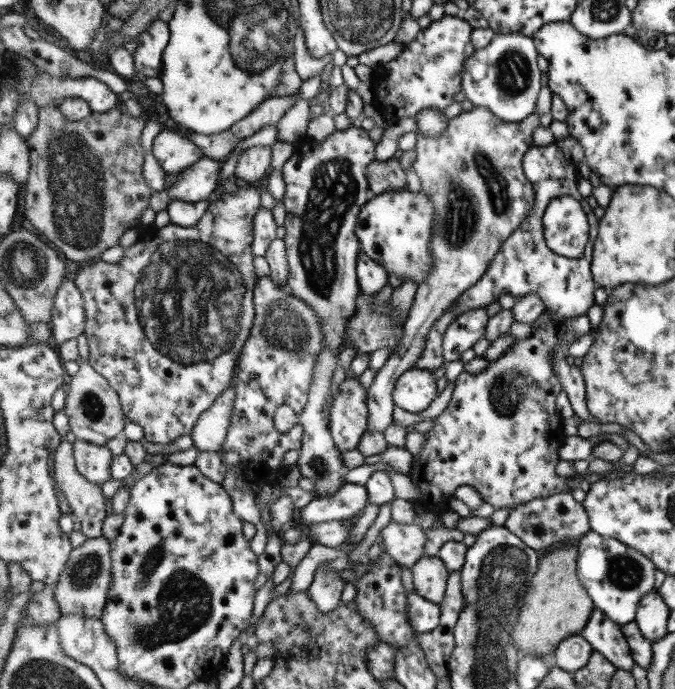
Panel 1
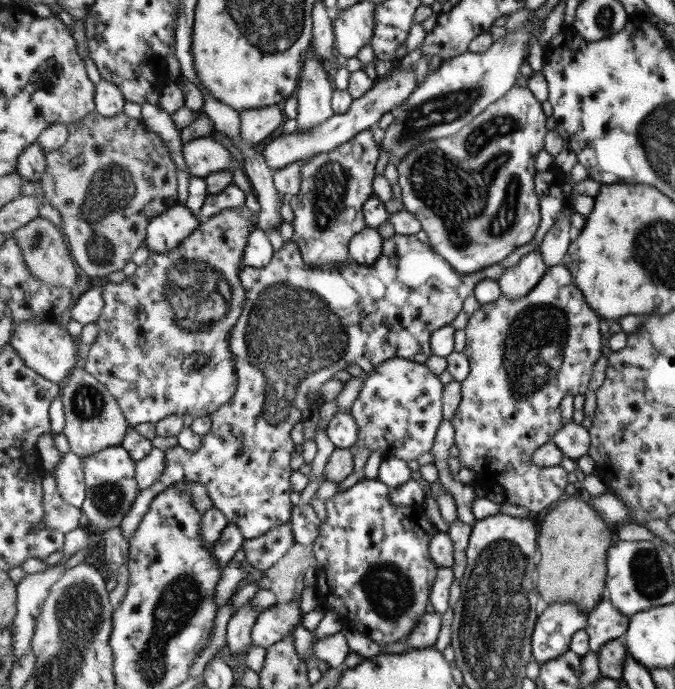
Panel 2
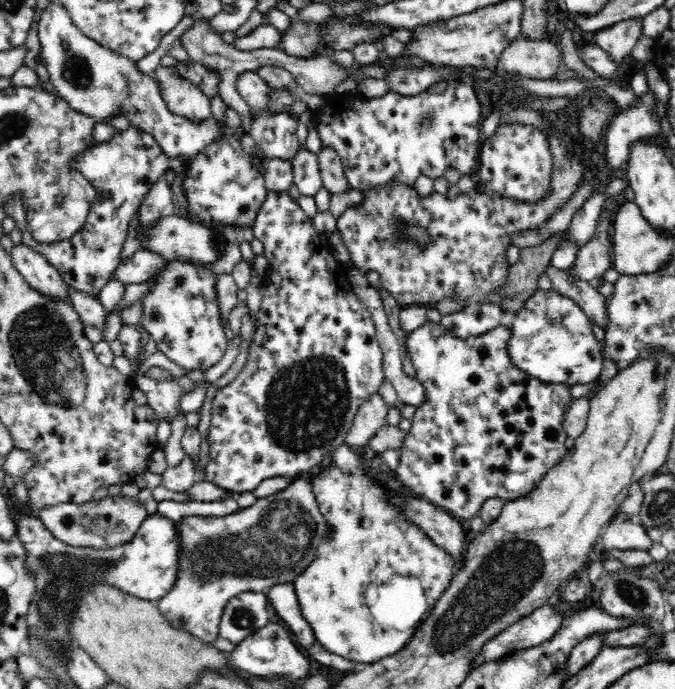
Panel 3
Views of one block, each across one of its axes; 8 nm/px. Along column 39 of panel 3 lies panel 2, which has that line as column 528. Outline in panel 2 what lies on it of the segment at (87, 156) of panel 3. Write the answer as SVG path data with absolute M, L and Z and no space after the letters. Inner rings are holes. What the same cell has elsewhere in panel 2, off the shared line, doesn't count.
M556 165L547 170L547 172L541 172L541 170L537 172L536 190L537 195L540 196L542 214L540 232L537 233L537 236L533 238L532 241L517 247L517 249L515 249L515 251L513 251L504 261L490 266L488 269L482 269L477 273L464 275L463 273L458 272L453 268L452 263L450 263L448 259L443 258L443 256L433 249L431 244L420 242L415 235L400 234L394 234L384 242L383 252L374 265L360 265L358 262L355 262L355 260L349 258L349 260L345 262L329 262L326 266L312 267L304 261L299 244L292 238L275 253L273 260L267 266L264 266L263 268L245 266L239 275L241 282L244 283L244 286L248 291L247 299L245 299L245 310L241 315L240 320L237 321L237 325L233 327L231 336L232 354L233 358L236 359L237 374L239 376L239 386L235 396L233 396L233 400L228 402L227 405L223 405L219 410L210 414L211 418L213 418L213 427L211 427L211 432L205 434L201 449L193 453L191 451L182 450L177 444L176 446L169 447L165 450L165 457L167 457L166 472L154 486L142 490L140 493L140 497L137 498L133 510L131 510L131 513L125 518L125 521L123 521L121 527L121 530L123 530L123 537L130 542L139 526L144 522L145 516L152 508L155 498L171 486L184 482L190 482L191 484L199 482L205 487L208 496L212 500L213 506L220 509L221 512L226 515L229 523L239 525L241 533L246 539L260 538L267 534L271 528L277 528L277 526L288 524L292 518L293 508L297 503L292 490L292 475L294 472L293 468L291 468L291 458L293 458L293 452L295 452L295 442L293 442L293 438L291 438L291 430L293 430L293 426L295 426L297 422L301 423L305 408L320 408L321 403L323 405L325 400L323 394L321 394L321 387L323 387L327 381L333 379L333 376L335 376L339 370L345 370L347 364L350 362L359 364L367 374L375 371L375 368L383 364L385 360L397 357L413 359L413 362L426 363L429 358L434 355L432 350L433 333L444 326L450 325L451 322L459 316L459 312L464 310L465 301L475 294L479 282L483 280L500 281L500 279L504 277L504 273L511 267L517 266L517 263L519 263L523 257L526 257L533 251L540 250L541 245L545 240L545 235L553 228L553 225L559 221L559 217L563 215L563 207L568 206L568 196L565 196L561 190L563 184L568 181L565 175L566 173Z

